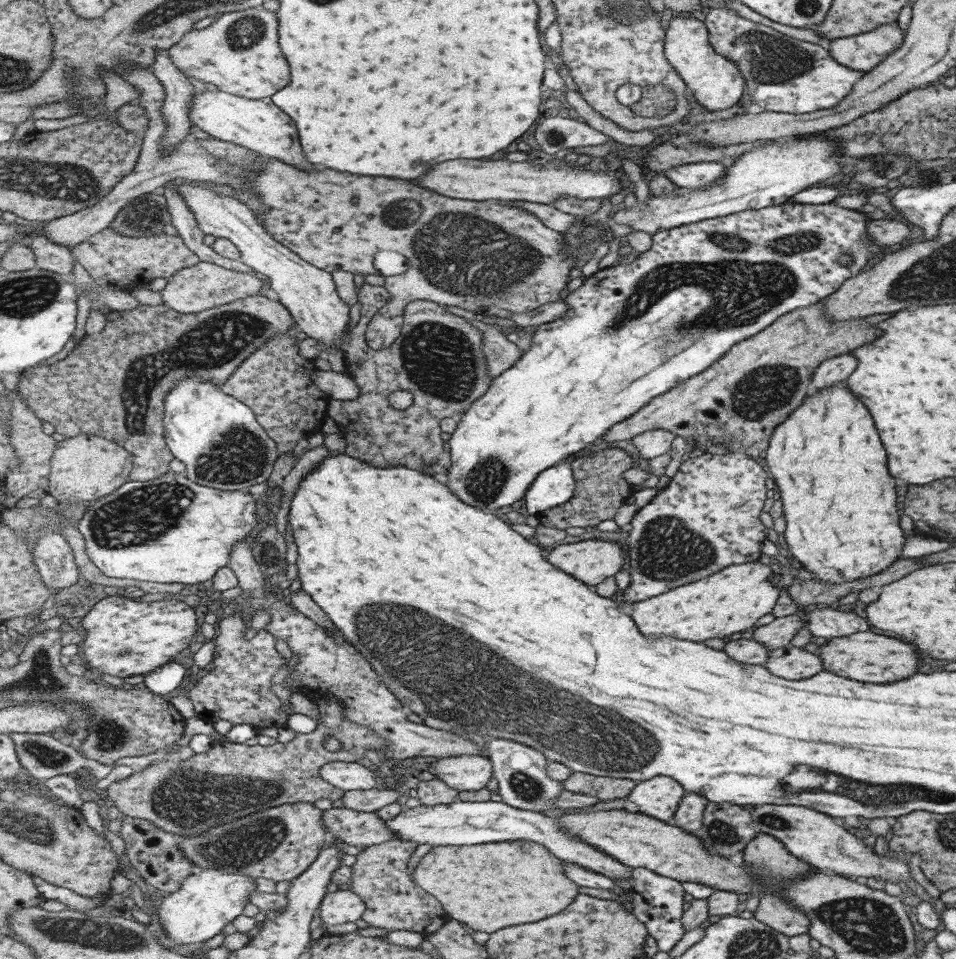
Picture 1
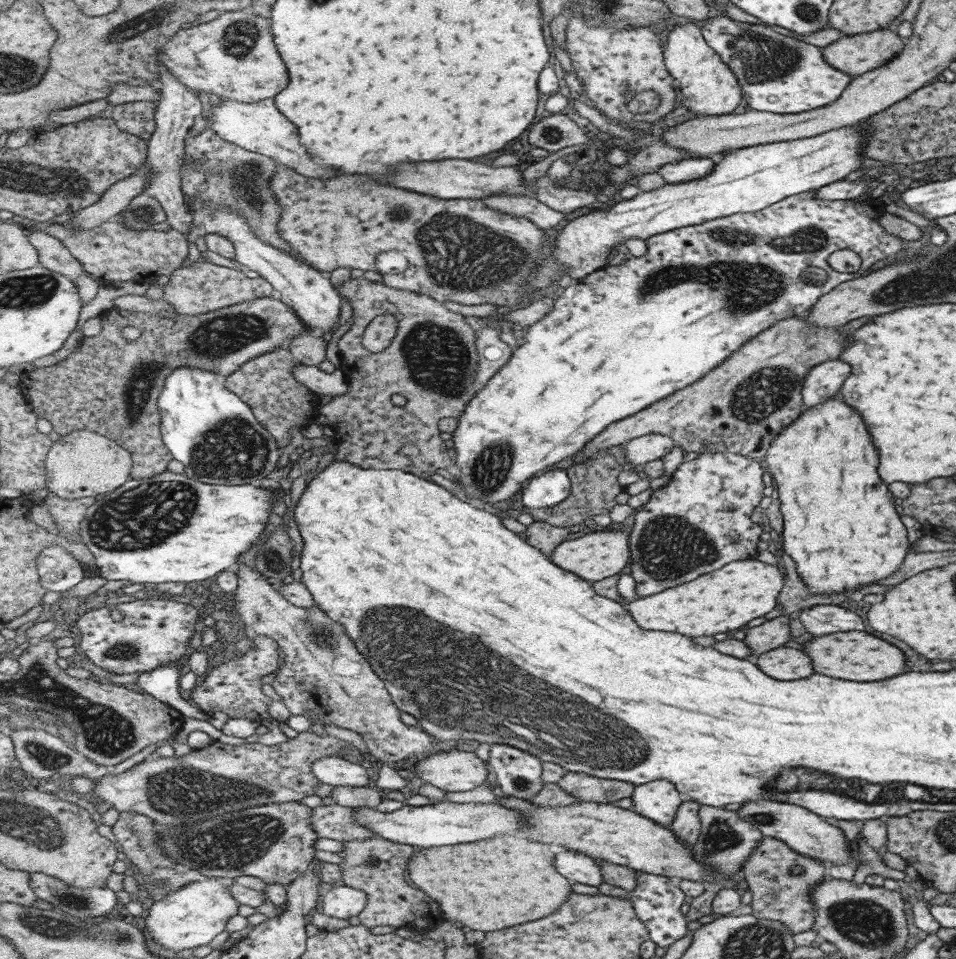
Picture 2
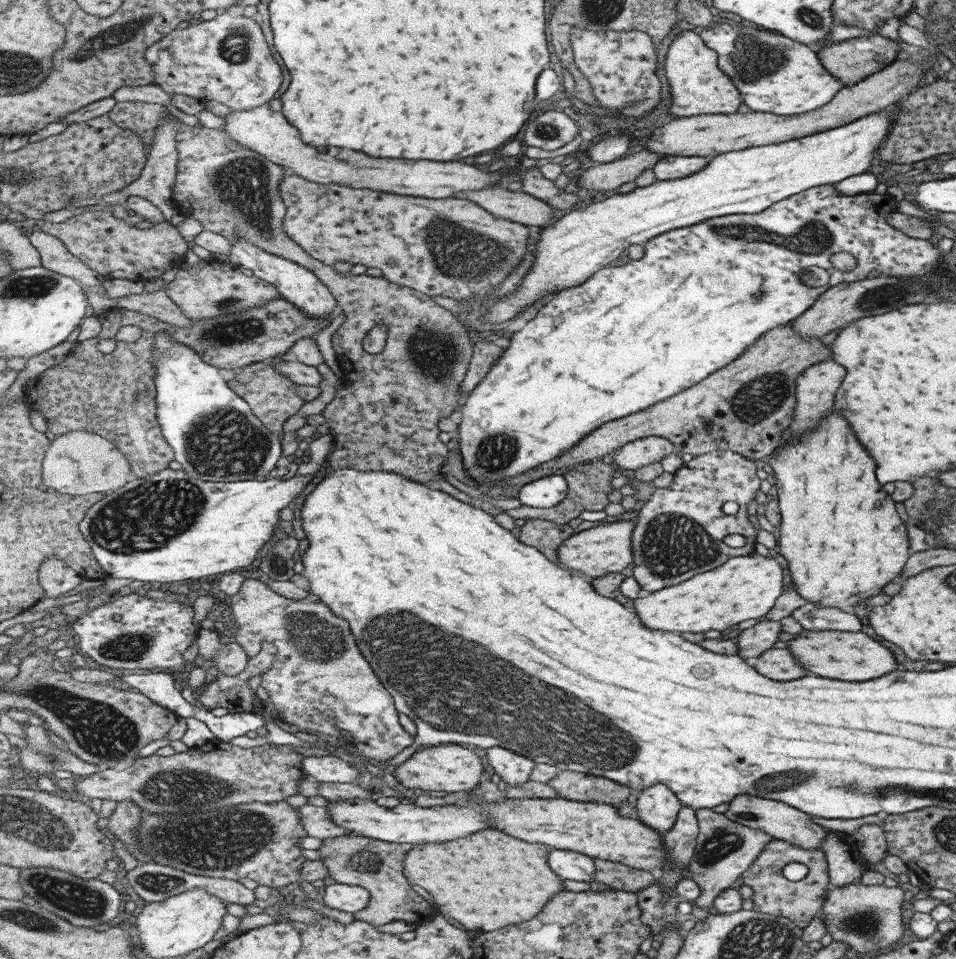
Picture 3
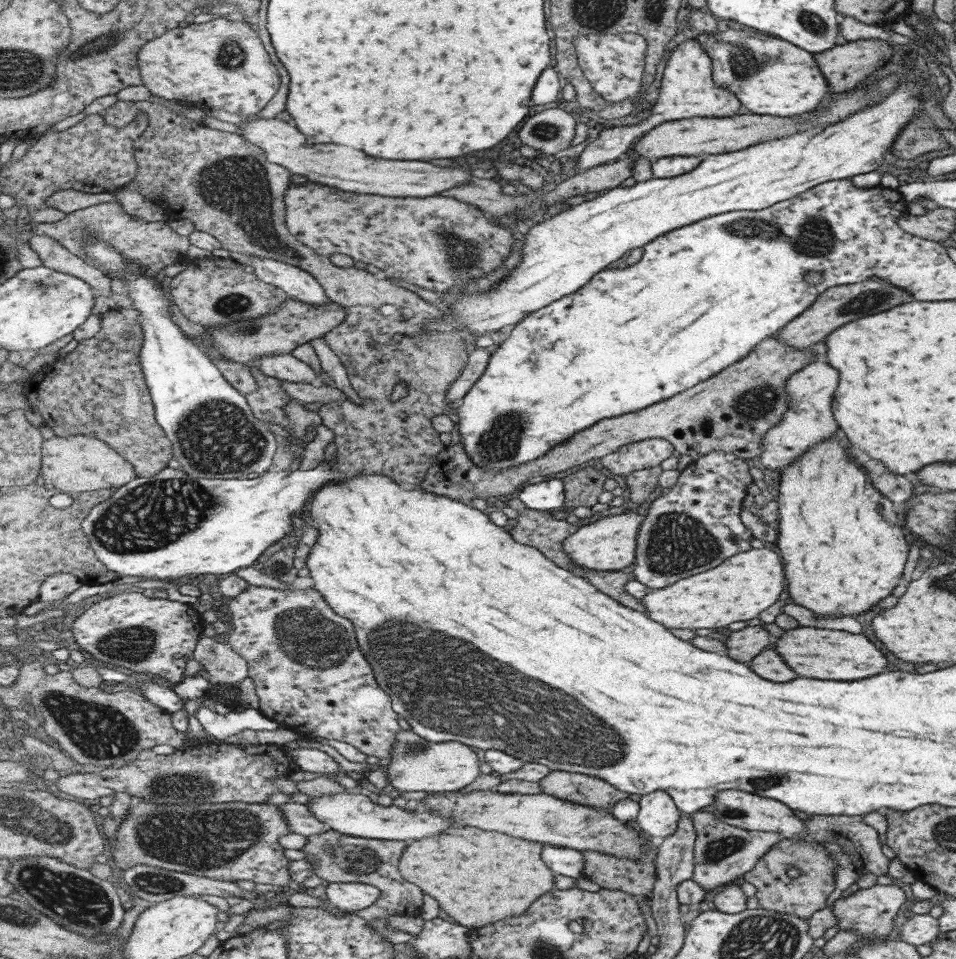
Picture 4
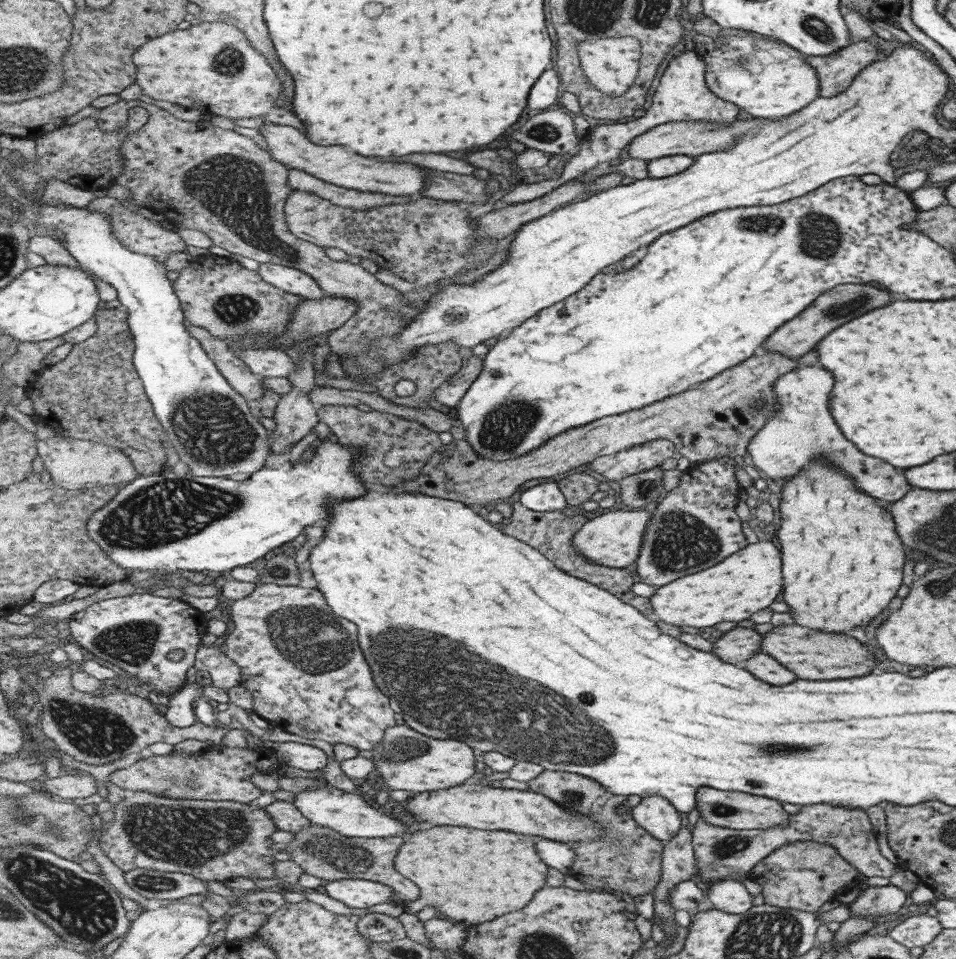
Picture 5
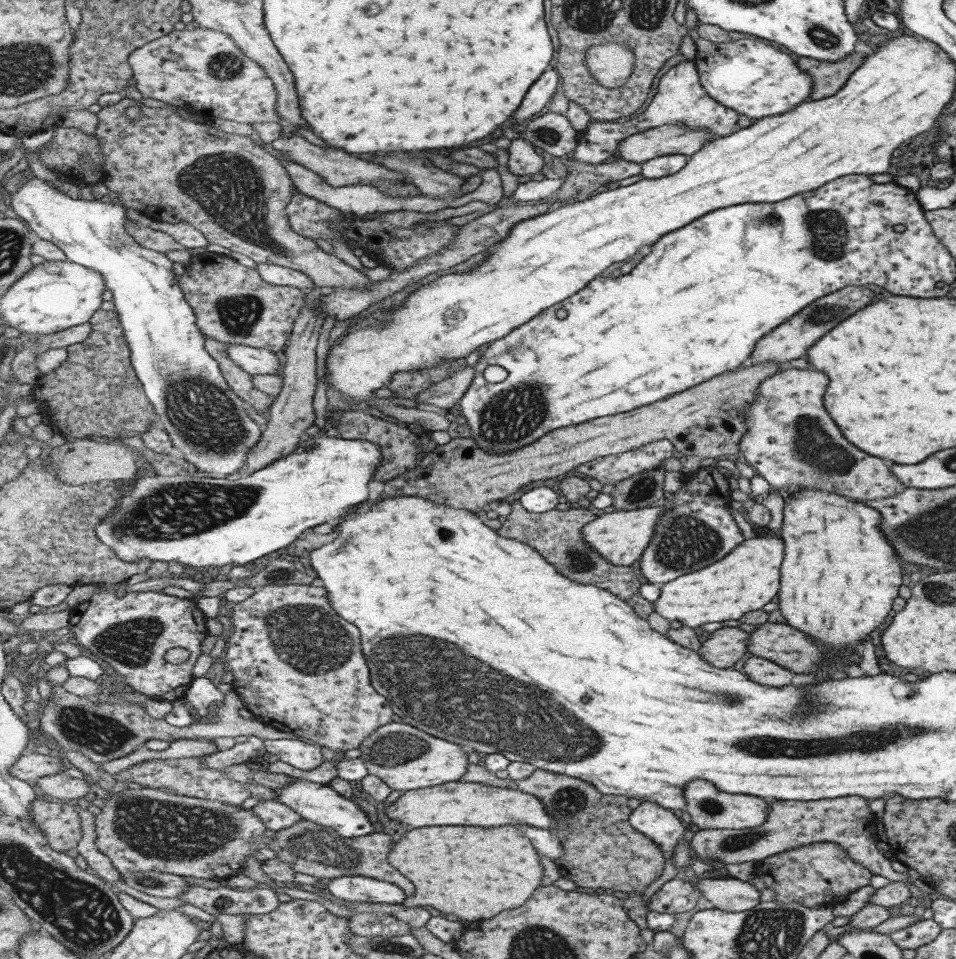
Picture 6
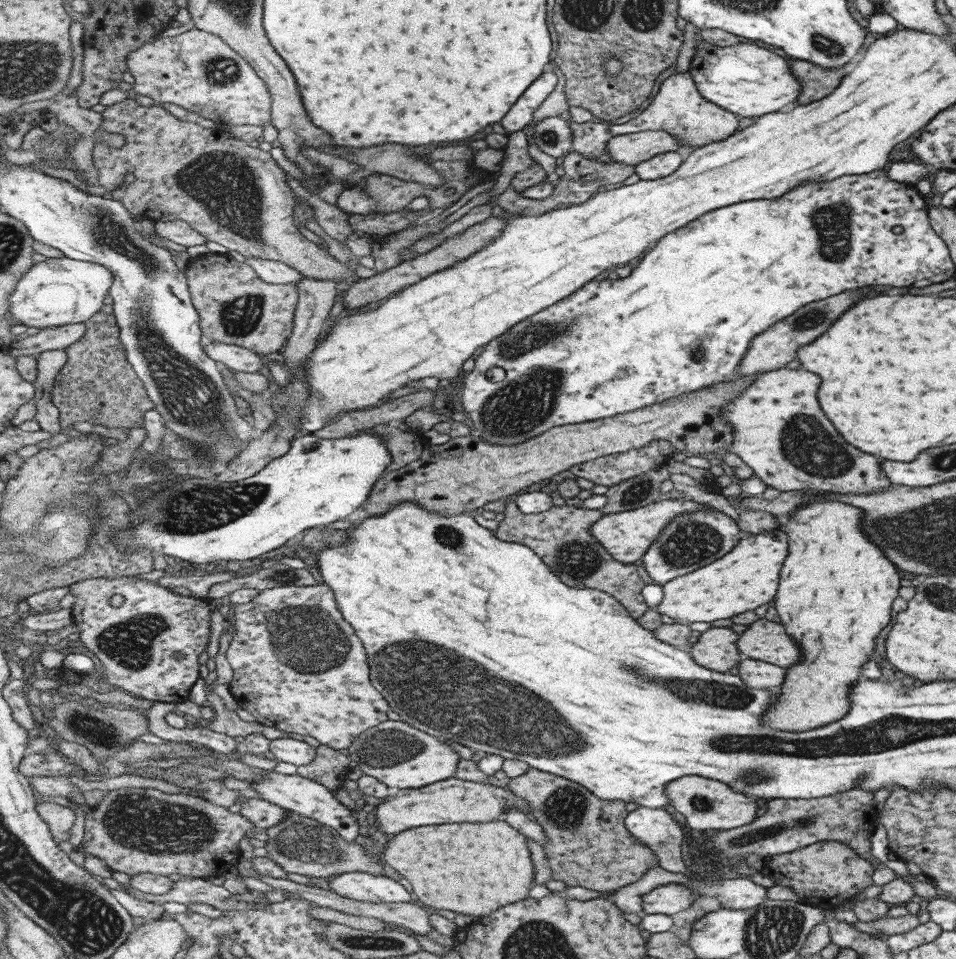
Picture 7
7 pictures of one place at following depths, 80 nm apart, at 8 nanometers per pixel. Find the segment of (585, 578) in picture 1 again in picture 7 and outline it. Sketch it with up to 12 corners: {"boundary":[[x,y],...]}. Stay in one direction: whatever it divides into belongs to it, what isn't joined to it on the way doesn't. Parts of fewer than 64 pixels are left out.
{"boundary":[[674,495],[604,515],[592,533],[617,560],[642,560],[673,519],[704,504]]}

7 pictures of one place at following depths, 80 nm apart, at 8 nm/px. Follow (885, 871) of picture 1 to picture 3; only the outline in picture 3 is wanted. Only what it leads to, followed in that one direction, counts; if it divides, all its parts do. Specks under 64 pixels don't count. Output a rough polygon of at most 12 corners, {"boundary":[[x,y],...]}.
{"boundary":[[737,795],[722,812],[741,826],[822,850],[829,829],[779,801]]}

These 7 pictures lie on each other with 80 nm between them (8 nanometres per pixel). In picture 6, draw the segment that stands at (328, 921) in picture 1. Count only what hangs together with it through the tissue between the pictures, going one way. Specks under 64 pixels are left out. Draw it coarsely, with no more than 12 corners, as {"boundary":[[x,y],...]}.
{"boundary":[[340,876],[327,888],[356,903],[401,904],[398,884],[370,876]]}

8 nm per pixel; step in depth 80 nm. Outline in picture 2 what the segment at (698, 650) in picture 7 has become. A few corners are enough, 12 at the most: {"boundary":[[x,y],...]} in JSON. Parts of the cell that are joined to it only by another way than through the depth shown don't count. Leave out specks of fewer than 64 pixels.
{"boundary":[[777,616],[745,631],[754,657],[789,640],[789,617]]}

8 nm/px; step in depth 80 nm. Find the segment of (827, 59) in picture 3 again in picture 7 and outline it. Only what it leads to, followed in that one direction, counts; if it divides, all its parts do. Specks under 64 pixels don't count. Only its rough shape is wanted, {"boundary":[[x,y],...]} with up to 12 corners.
{"boundary":[[792,59],[800,84],[796,102],[805,105],[833,91],[847,68],[821,68]]}

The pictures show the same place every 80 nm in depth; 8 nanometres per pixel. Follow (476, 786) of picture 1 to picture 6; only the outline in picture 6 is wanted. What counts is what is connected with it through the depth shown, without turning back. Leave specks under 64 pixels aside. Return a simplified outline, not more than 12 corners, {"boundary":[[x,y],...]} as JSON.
{"boundary":[[402,721],[358,749],[400,792],[461,781],[461,744]]}

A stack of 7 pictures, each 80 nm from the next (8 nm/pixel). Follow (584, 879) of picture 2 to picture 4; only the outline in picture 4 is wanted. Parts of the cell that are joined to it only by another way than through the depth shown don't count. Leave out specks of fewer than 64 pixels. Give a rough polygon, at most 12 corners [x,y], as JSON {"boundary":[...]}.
{"boundary":[[545,845],[543,861],[556,874],[586,876],[579,849]]}

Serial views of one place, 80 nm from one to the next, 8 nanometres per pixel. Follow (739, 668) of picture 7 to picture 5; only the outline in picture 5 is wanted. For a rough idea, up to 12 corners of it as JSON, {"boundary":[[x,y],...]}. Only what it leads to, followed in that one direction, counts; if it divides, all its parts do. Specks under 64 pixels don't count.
{"boundary":[[760,652],[741,667],[757,680],[783,686],[793,672]]}

